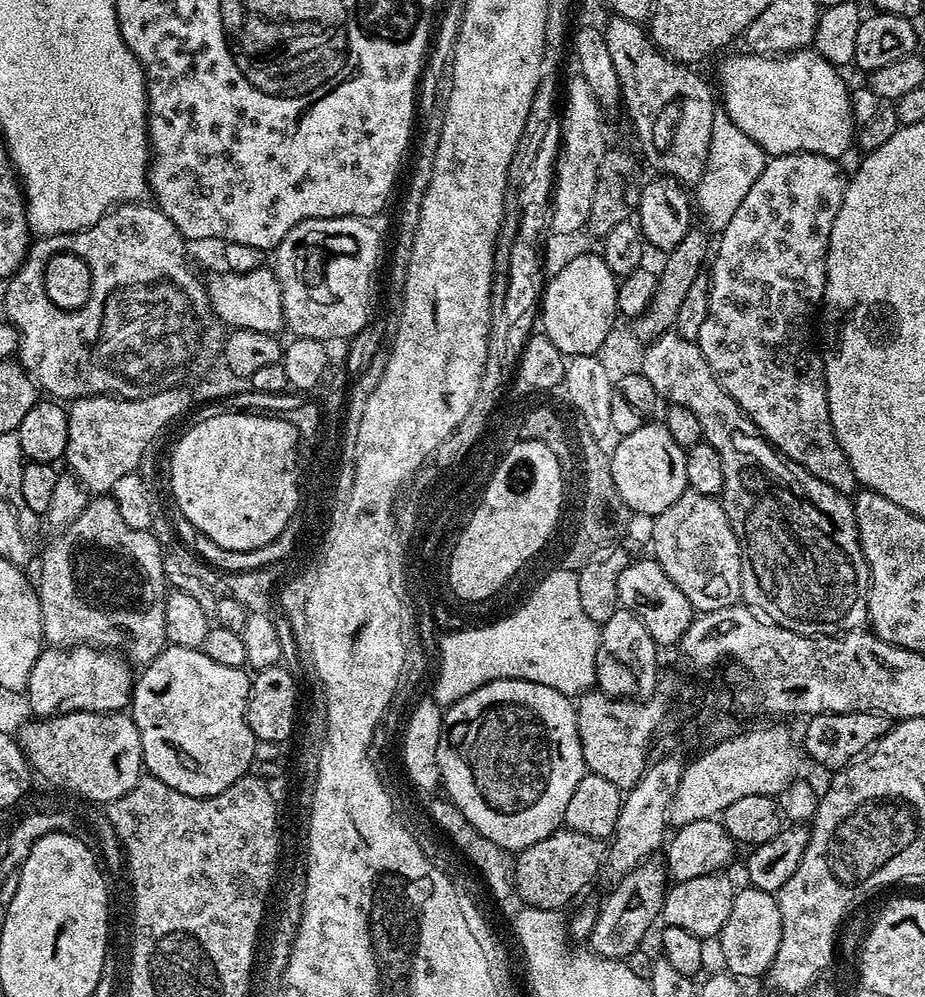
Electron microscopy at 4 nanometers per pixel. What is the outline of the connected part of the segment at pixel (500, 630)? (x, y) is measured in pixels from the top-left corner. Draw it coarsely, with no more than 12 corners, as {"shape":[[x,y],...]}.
{"shape":[[557,567],[513,616],[449,631],[434,699],[495,680],[572,698],[600,630]]}

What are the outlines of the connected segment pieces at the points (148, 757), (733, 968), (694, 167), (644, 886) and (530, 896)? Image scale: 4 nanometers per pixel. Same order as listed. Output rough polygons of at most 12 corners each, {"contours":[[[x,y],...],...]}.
{"contours":[[[168,644],[130,715],[144,768],[213,796],[253,767],[249,673]],[[741,887],[718,937],[723,967],[763,977],[781,942],[779,899]],[[643,23],[602,28],[653,173],[699,184],[713,89]],[[653,854],[599,901],[591,951],[624,960],[670,887]],[[559,828],[515,857],[523,905],[559,911],[601,871],[605,841]]]}

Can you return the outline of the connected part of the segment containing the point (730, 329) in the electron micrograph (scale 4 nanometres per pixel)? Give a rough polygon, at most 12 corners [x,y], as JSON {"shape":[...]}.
{"shape":[[772,156],[698,341],[781,457],[852,494],[808,319],[846,172]]}

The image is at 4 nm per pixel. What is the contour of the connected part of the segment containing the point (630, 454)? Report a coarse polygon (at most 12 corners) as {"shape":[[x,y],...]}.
{"shape":[[663,423],[619,437],[614,486],[653,518],[688,488],[685,449]]}

